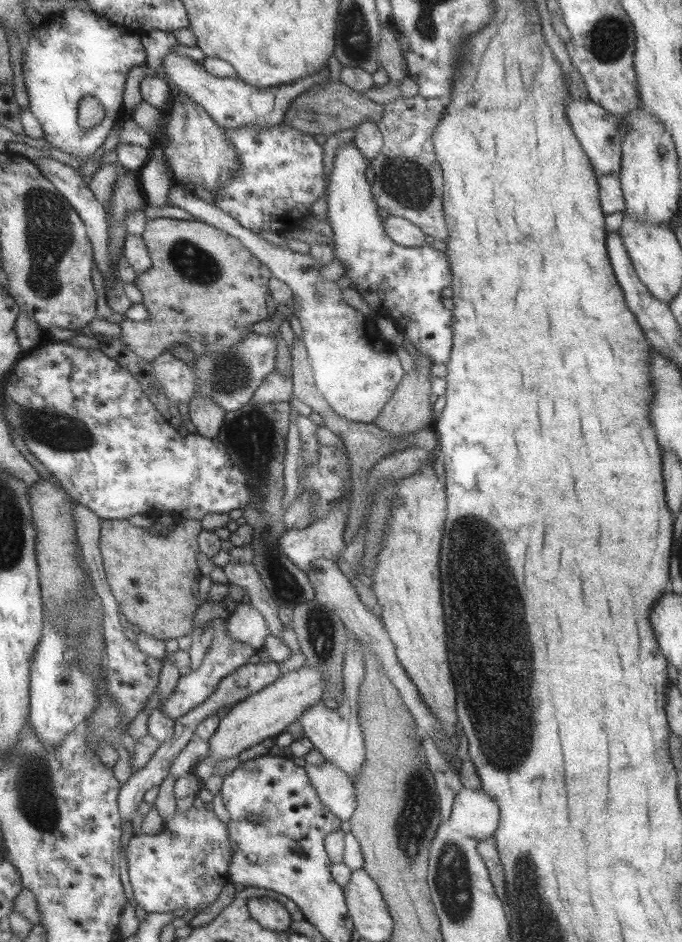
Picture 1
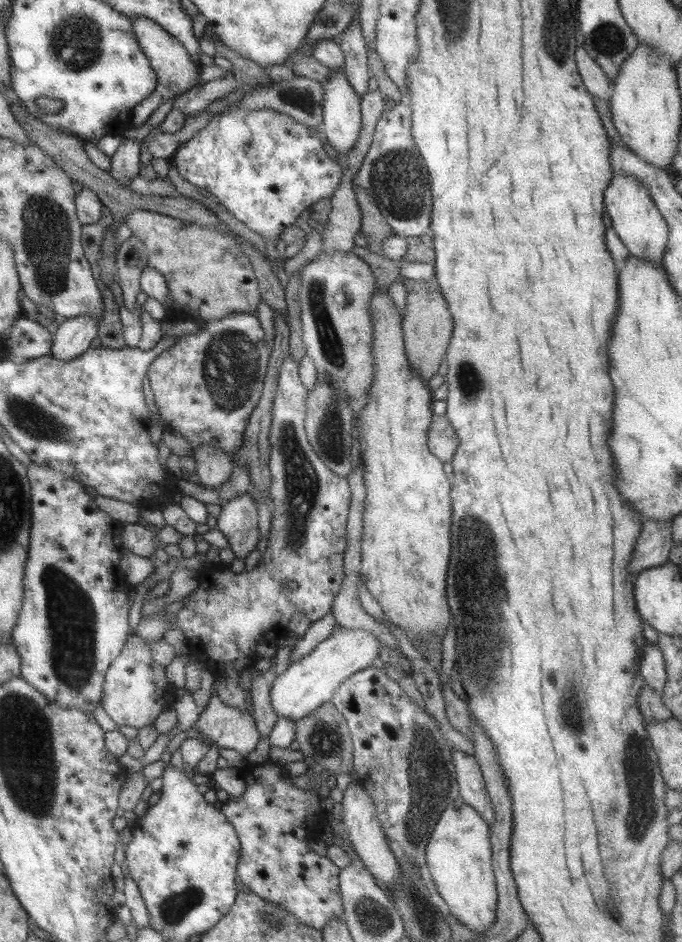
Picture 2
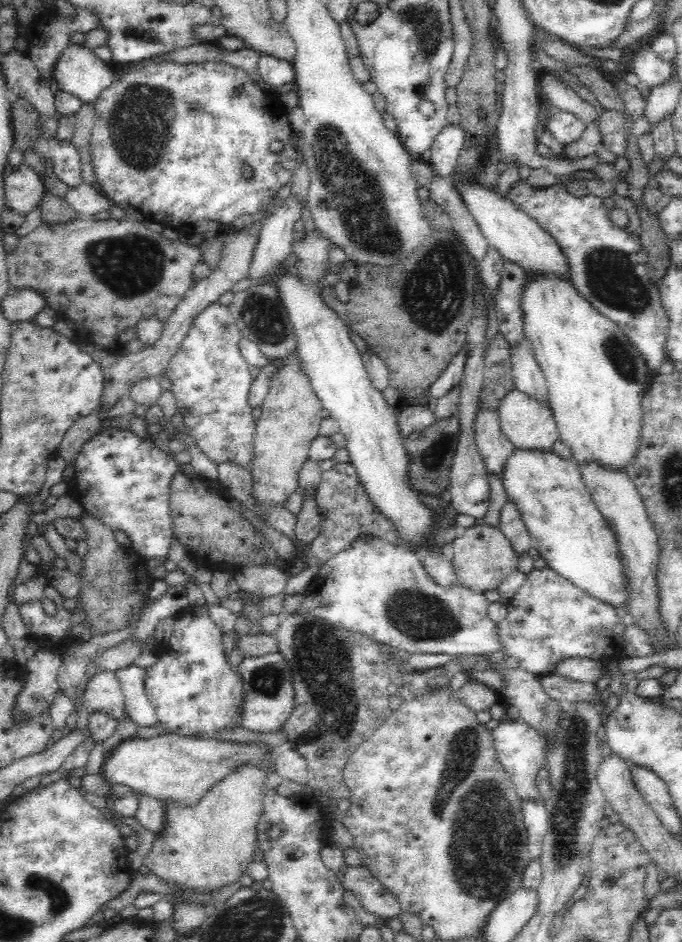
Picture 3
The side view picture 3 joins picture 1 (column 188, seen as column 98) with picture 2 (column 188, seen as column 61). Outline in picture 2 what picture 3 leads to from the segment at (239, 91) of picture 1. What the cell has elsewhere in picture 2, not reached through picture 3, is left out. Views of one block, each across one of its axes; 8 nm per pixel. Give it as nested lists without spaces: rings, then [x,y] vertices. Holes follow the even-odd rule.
[[[141,16],[129,20],[135,41],[149,61],[156,76],[156,86],[153,92],[133,108],[131,125],[139,126],[149,119],[151,113],[158,108],[161,102],[199,85],[197,77],[199,77],[200,64],[186,54],[177,40],[174,40],[168,32],[165,32],[159,25],[152,23],[151,20]]]

